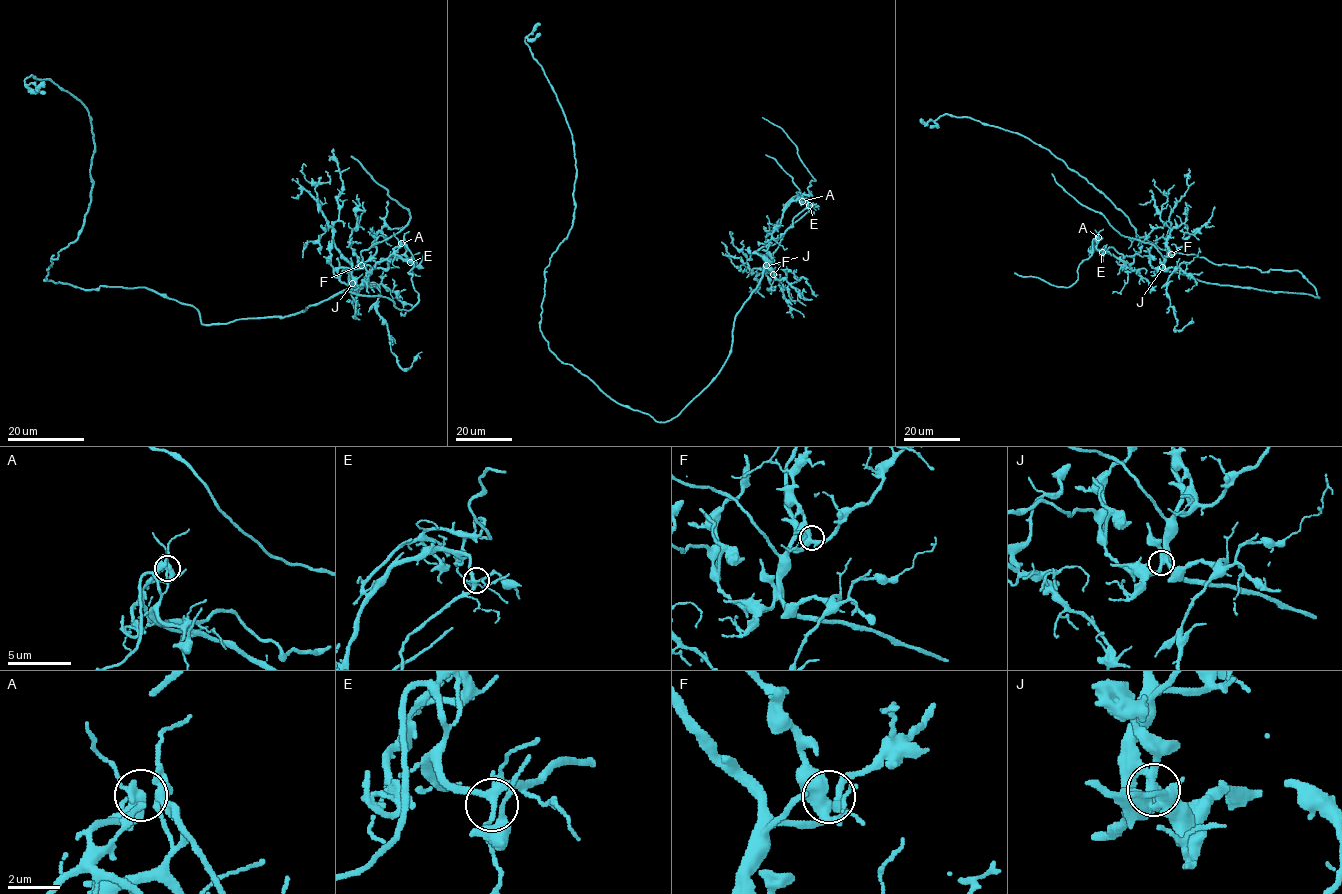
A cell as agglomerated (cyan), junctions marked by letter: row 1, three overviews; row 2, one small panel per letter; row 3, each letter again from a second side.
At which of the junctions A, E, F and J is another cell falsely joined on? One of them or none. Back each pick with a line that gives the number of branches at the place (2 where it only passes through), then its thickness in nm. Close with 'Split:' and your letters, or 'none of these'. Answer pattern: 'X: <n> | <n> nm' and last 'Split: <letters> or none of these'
J: 5 | 320 nm
Split: J

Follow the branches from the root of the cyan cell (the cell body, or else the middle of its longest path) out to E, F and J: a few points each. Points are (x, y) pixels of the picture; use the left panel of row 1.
E: (166, 295), (193, 306), (202, 324), (288, 316), (351, 287), (340, 268), (386, 269), (392, 256), (410, 262)
F: (166, 295), (193, 306), (202, 324), (288, 316), (344, 291), (349, 285), (349, 275), (361, 265)
J: (166, 295), (193, 306), (202, 324), (226, 324), (238, 319), (297, 314), (344, 291), (351, 281), (353, 283)

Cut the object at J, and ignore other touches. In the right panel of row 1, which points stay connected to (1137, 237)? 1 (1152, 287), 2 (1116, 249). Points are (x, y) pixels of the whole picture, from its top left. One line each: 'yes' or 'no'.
1: no
2: no

